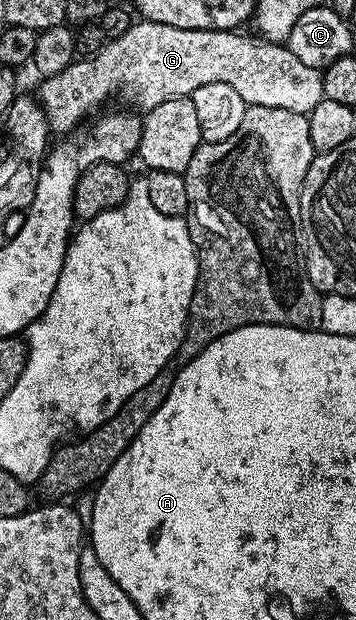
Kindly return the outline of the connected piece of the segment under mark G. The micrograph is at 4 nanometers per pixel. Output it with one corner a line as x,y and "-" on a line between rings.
141,18
134,22
119,38
106,39
93,56
78,59
59,74
42,79
39,103
45,112
48,125
54,133
69,132
81,116
88,112
96,113
101,103
112,94
113,88
126,88
137,96
150,96
150,101
170,100
173,96
192,97
199,86
207,82
227,82
245,100
246,105
275,106
279,110
295,110
308,114
323,99
322,69
312,68
295,54
284,43
271,44
254,35
240,36
237,30
216,32
215,30
183,30
179,26
163,26
159,22

